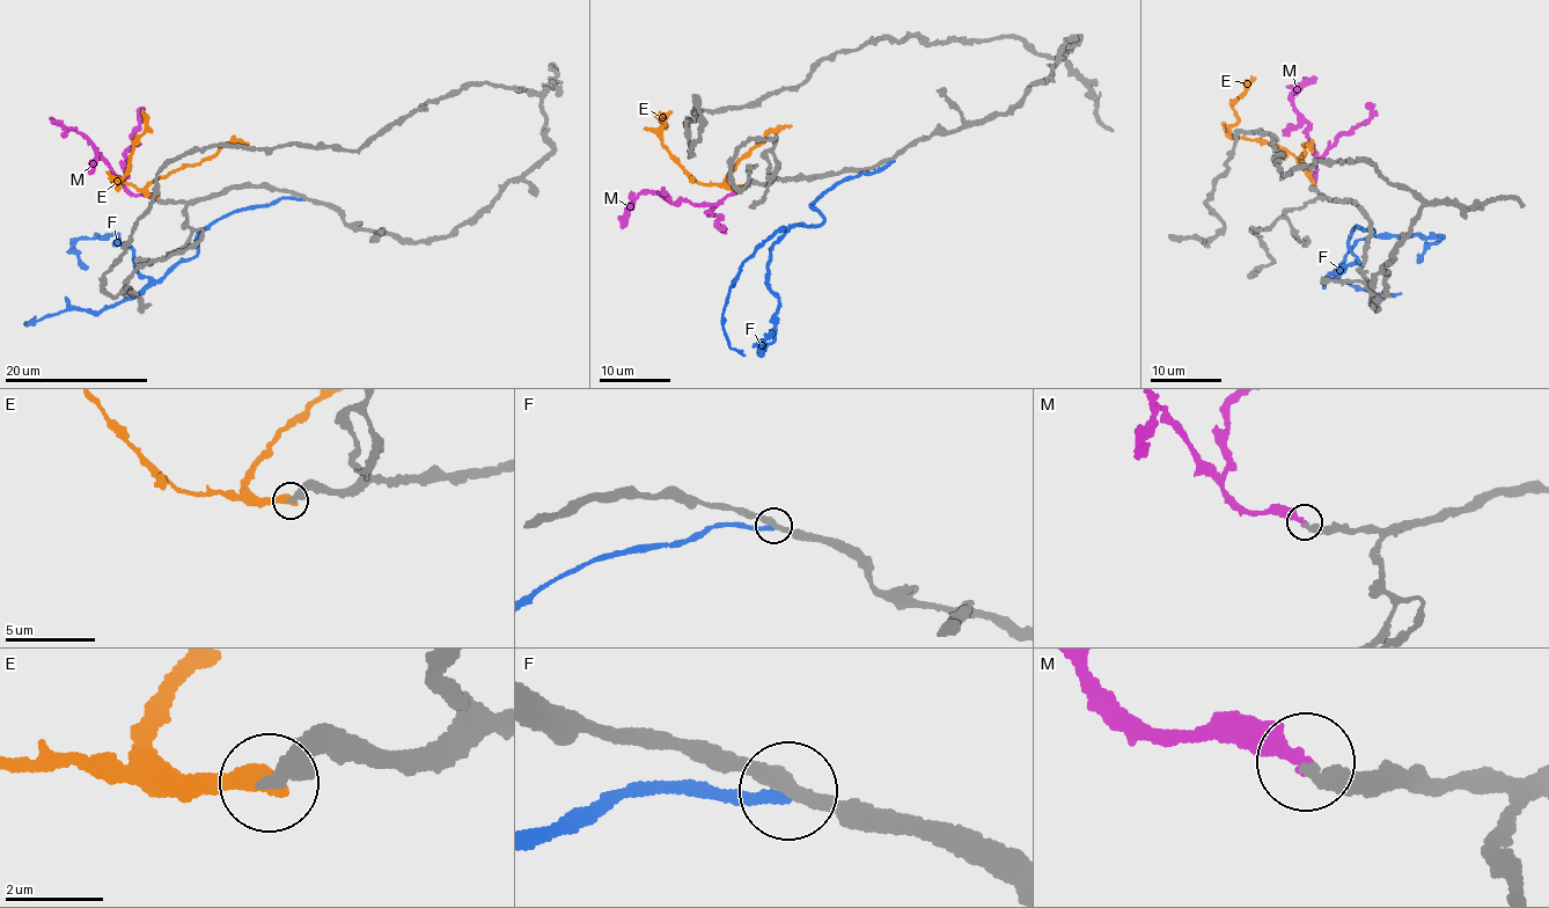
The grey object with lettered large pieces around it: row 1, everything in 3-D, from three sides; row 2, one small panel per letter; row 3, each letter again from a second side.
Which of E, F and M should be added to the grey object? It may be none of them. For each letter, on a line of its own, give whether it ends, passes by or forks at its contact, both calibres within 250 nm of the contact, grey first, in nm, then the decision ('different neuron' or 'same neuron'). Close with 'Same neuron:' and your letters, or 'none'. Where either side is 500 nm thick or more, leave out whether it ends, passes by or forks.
E: it ends; calibres 420 and 400 nm; different neuron
F: it ends; calibres 340 and 280 nm; different neuron
M: it ends; calibres 400 and 360 nm; same neuron
Same neuron: M

